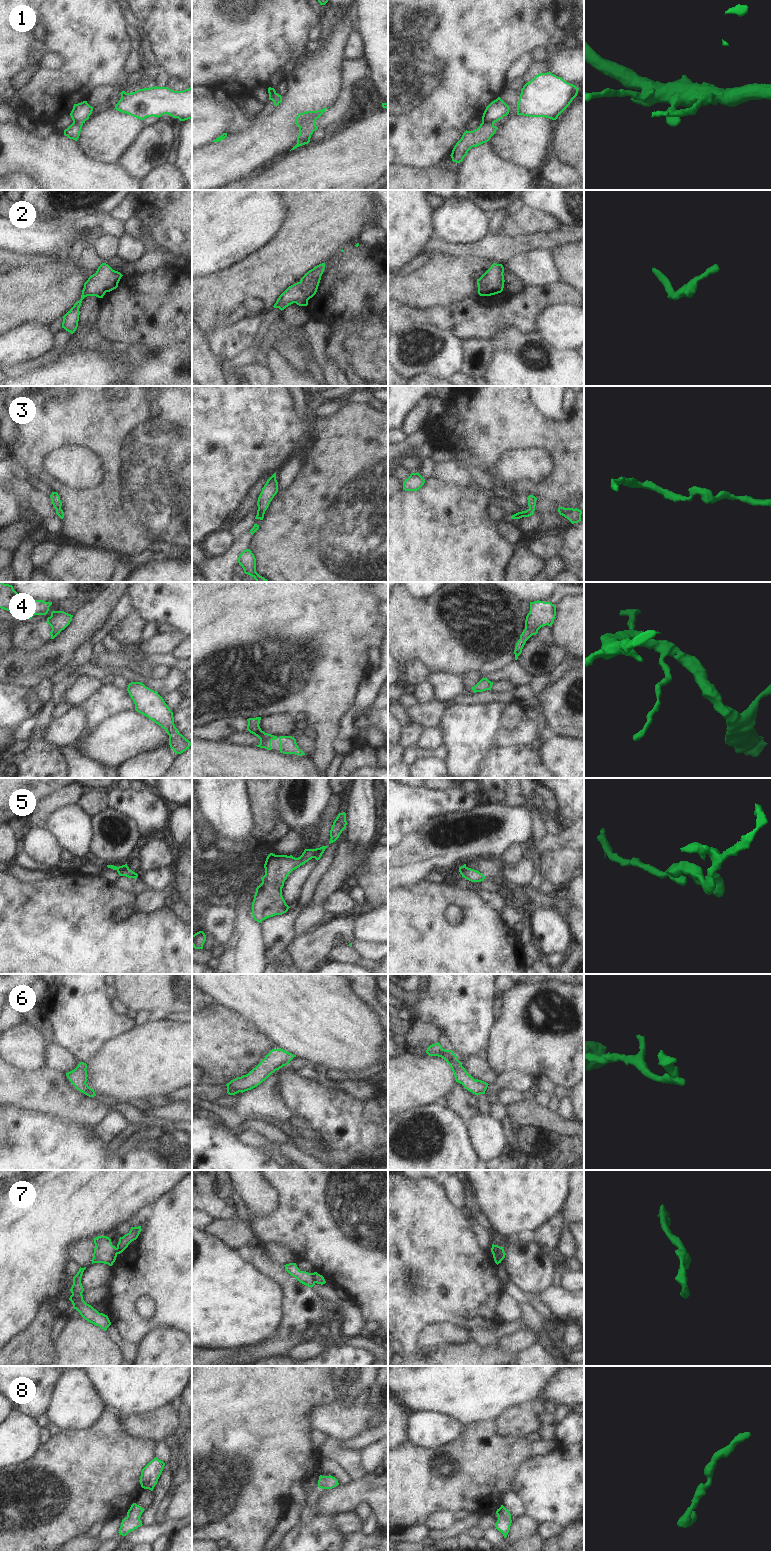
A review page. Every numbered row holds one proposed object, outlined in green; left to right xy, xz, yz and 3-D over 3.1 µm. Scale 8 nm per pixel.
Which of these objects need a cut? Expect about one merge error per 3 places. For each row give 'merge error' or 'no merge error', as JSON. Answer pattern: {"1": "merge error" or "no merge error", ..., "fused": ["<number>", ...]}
{"1": "merge error", "2": "no merge error", "3": "no merge error", "4": "no merge error", "5": "merge error", "6": "no merge error", "7": "merge error", "8": "no merge error", "fused": ["1", "5", "7"]}

